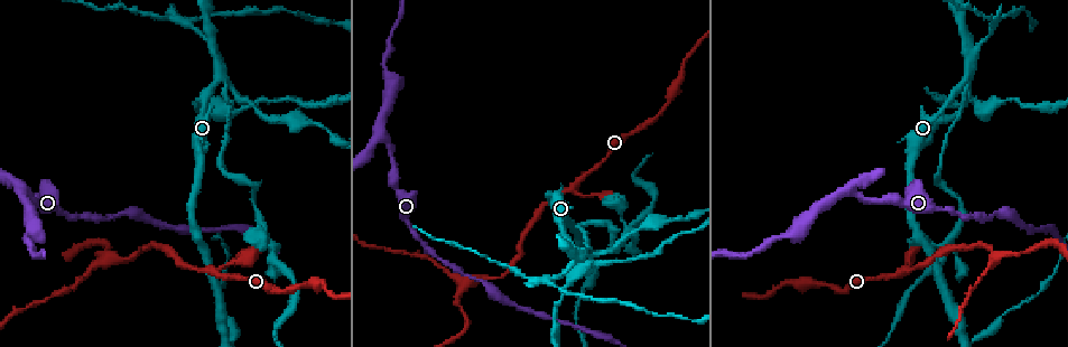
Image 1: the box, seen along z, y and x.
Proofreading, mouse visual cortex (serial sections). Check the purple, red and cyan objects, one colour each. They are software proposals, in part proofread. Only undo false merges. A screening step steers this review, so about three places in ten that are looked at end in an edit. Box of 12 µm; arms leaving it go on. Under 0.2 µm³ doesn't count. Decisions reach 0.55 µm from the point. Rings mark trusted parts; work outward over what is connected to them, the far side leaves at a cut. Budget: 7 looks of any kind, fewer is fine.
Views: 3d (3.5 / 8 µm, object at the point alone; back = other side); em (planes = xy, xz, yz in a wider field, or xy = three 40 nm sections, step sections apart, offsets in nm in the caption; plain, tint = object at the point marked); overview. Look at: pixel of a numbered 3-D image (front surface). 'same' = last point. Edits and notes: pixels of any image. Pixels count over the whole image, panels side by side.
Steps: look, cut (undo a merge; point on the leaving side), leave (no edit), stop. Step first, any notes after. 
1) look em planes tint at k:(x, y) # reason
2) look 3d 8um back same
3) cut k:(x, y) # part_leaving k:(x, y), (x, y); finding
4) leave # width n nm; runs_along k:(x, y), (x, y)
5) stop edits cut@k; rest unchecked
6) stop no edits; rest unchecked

look 3d 3.5um at 1:(219, 78) # arms run side by side

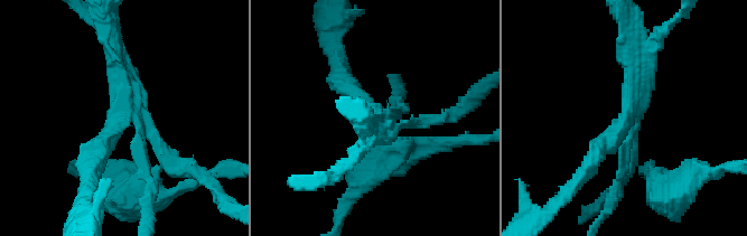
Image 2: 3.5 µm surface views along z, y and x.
cut 2:(138, 158) # part_leaving 2:(128, 116), (138, 123), (151, 181), (148, 213); two cells meet here

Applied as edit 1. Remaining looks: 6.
look overview # redraw

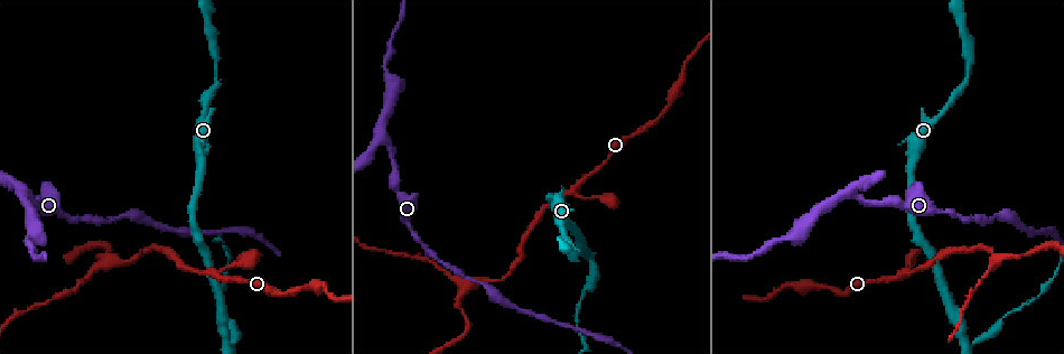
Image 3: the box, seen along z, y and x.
look 3d 8um back at 3:(851, 193) # three arms meet

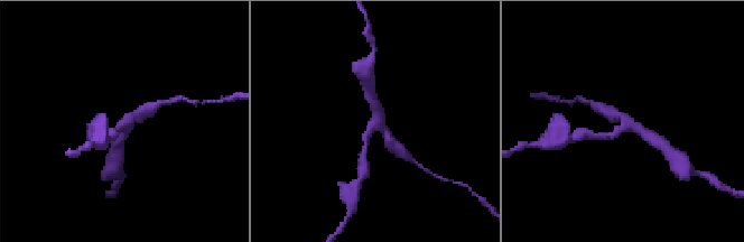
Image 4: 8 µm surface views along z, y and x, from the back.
look 3d 3.5um at 4:(627, 125) # closer look

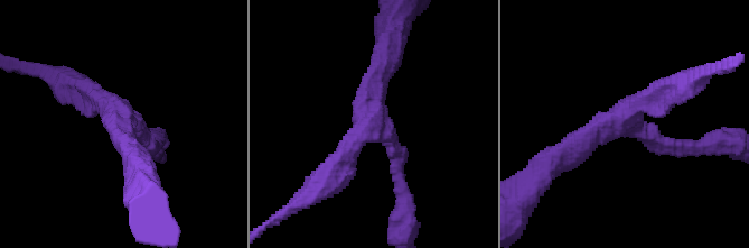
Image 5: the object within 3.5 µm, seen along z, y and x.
look em xy step 5 tint at 5:(380, 131) # arms 3; arm_widths 200, 300, 300 nm

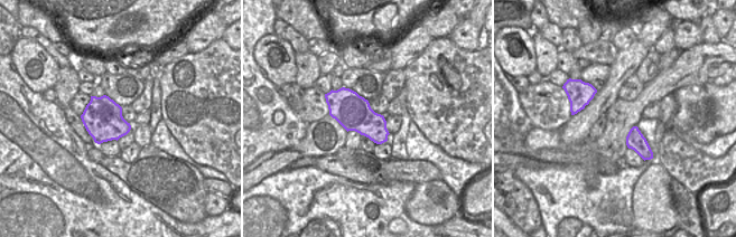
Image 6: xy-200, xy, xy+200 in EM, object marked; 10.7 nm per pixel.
leave # runs_along 5:(403, 190), (372, 118), (383, 69); continuous, no second cell

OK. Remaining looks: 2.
look 3d 3.5um at 3:(961, 337) # abrupt turn

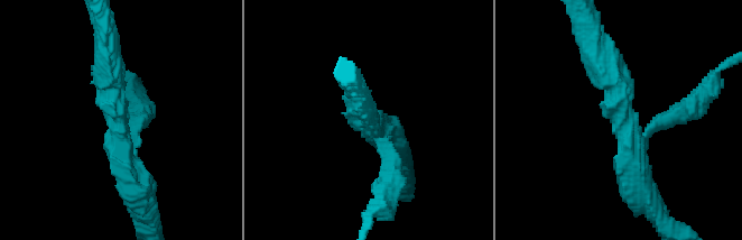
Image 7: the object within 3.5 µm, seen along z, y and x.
look em xy step 5 tint at 7:(116, 115)

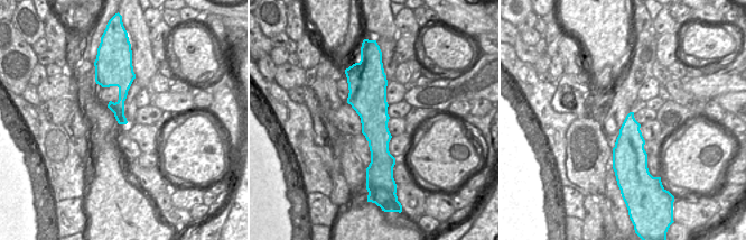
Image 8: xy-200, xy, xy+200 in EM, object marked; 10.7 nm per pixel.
cut 7:(680, 119) # part_leaving 7:(645, 134), (688, 110), (720, 68); two cells meet here

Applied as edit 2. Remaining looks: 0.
stop edits cut@2, cut@7; rest unchecked

